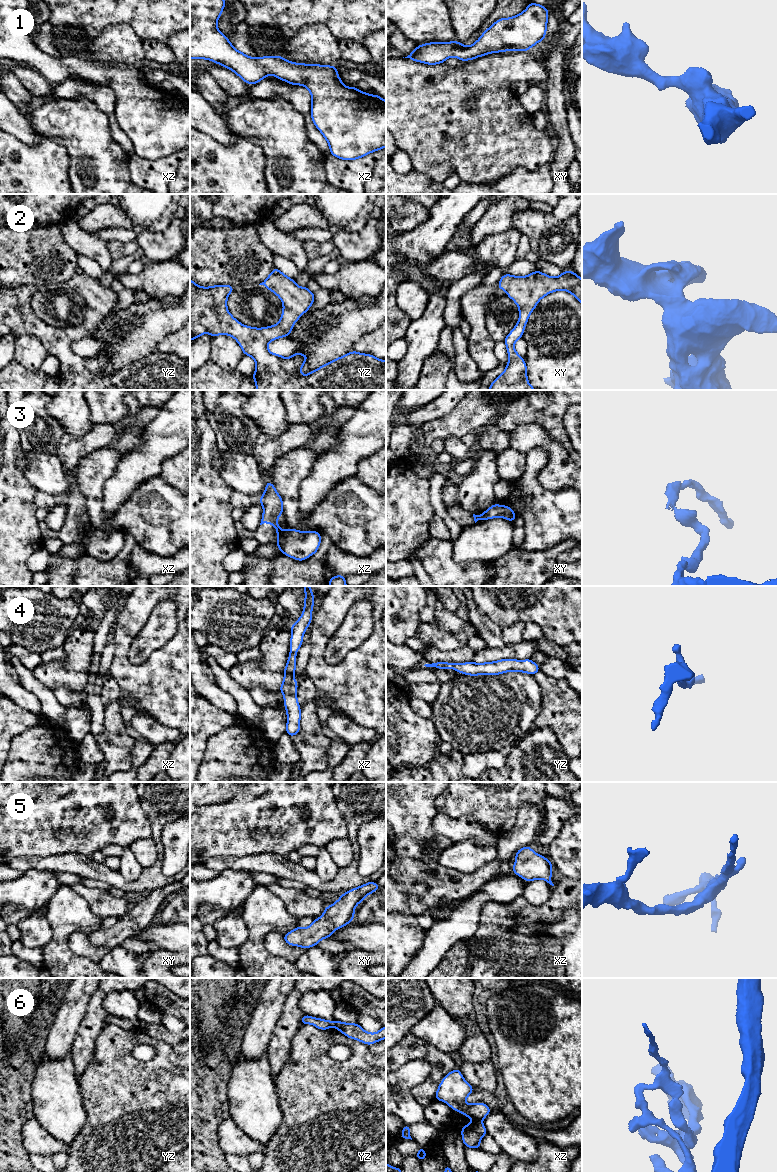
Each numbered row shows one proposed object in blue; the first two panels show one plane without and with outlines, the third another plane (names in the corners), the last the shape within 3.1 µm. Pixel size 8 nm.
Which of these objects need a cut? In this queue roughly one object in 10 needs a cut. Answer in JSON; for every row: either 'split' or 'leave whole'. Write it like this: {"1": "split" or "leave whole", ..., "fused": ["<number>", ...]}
{"1": "leave whole", "2": "leave whole", "3": "split", "4": "leave whole", "5": "leave whole", "6": "split", "fused": ["3", "6"]}

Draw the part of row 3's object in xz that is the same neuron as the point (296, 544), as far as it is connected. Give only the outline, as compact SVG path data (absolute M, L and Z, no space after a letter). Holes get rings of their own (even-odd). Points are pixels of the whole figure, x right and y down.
M287 529L278 539L279 551L290 558L304 561L315 554L321 543L321 534L316 531L302 532L295 529Z

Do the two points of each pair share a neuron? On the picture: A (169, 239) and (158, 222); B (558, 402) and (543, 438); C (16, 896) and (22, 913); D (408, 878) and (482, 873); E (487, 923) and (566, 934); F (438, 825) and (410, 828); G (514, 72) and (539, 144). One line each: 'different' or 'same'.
A: different
B: different
C: different
D: same
E: different
F: different
G: same

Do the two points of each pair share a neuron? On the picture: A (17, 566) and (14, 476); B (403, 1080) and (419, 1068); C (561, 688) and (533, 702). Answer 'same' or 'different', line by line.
A: same
B: same
C: different

